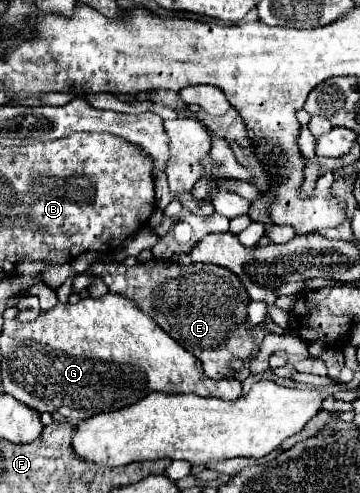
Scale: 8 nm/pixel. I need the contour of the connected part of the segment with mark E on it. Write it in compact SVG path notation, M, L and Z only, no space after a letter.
M151 258L135 266L103 264L103 280L109 292L125 294L143 312L147 312L173 340L201 360L209 378L235 378L231 360L253 358L257 354L257 342L253 330L257 326L247 324L247 306L251 302L243 282L229 270L215 264L179 264L163 258Z

